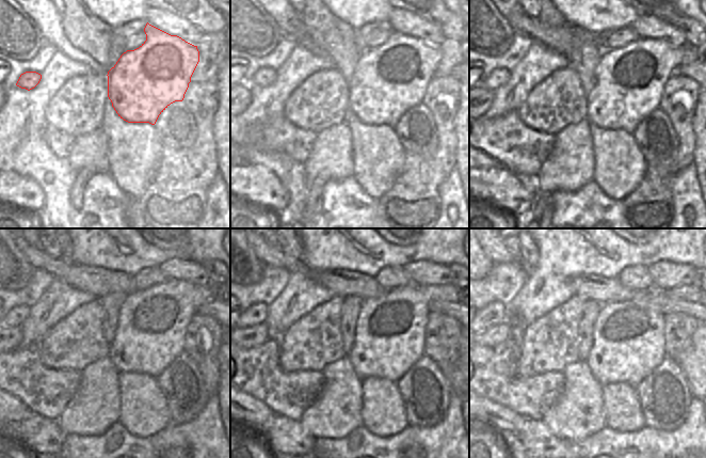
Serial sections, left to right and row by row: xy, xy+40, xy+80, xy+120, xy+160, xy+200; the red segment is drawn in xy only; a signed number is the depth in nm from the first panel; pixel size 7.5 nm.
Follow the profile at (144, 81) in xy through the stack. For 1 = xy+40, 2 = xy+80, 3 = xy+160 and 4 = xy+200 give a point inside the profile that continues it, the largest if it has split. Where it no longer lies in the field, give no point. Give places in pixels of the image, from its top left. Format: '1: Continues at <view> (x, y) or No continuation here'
1: Continues at xy+40 (388, 80)
2: Continues at xy+80 (629, 83)
3: Continues at xy+160 (390, 332)
4: Continues at xy+200 (628, 340).

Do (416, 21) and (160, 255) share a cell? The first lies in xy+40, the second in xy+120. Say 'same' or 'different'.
different

